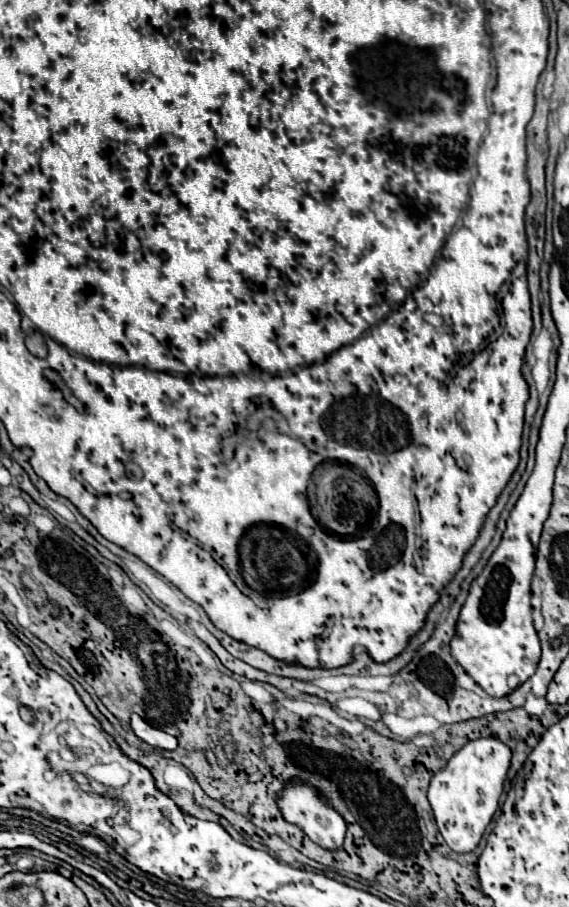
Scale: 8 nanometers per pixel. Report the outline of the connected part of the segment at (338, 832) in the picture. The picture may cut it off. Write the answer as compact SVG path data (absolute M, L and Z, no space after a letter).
M293 783L285 785L285 789L283 789L281 797L279 797L279 809L283 811L283 817L285 817L287 821L299 825L299 827L305 831L305 835L307 835L313 843L317 843L319 847L323 847L323 849L327 849L327 851L337 851L337 849L343 847L343 837L345 837L347 823L343 821L343 817L341 817L335 809L327 807L327 805L319 799L319 793L317 793L313 787L305 785L305 783L303 783L303 785L293 785Z

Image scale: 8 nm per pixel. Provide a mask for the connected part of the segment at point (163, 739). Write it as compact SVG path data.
M131 715L131 729L133 733L147 745L151 747L157 747L157 749L165 749L165 751L173 751L177 749L177 739L173 735L167 735L165 731L161 729L155 729L151 727L149 723L145 723L139 715Z

